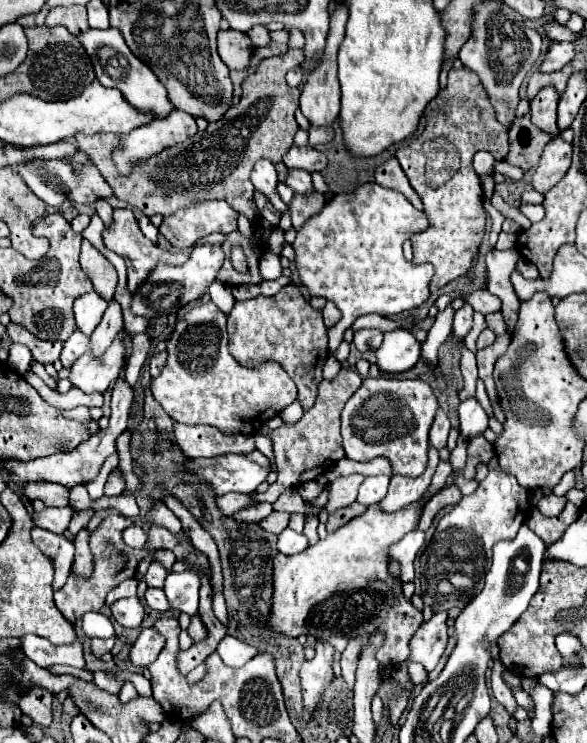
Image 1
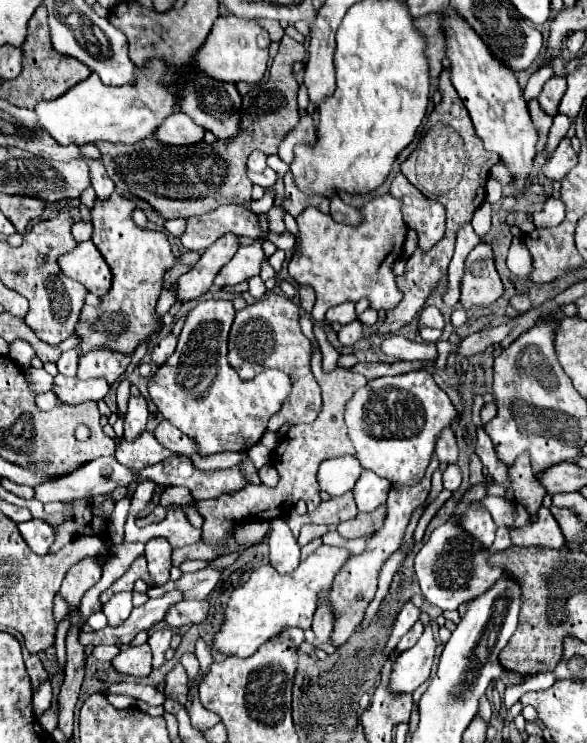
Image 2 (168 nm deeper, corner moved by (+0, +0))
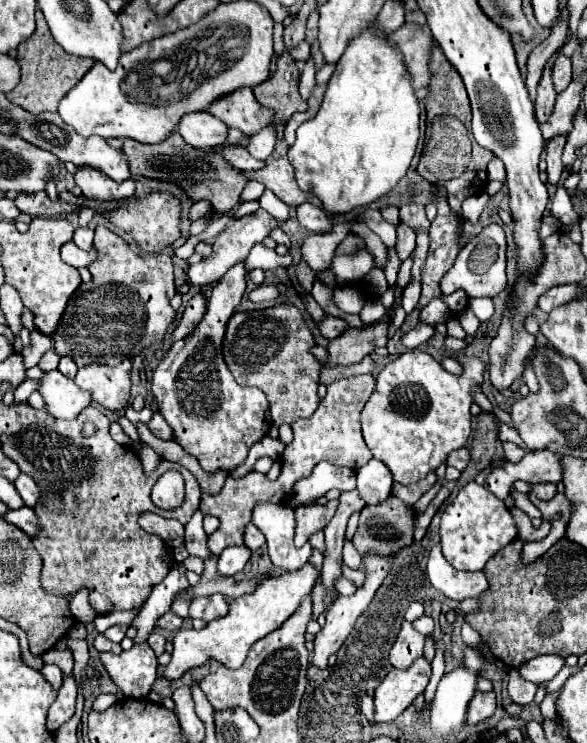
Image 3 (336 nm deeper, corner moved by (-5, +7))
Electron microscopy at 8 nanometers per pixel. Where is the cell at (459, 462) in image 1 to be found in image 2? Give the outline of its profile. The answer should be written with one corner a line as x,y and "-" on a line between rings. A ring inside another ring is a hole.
450,465
446,467
446,471
442,473
444,477
444,489
448,491
456,491
460,487
460,481
462,481
462,475
460,475
460,467
458,465

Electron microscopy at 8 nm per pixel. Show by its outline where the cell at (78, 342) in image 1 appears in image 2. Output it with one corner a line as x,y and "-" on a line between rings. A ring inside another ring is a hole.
76,349
64,351
56,365
58,365
58,373
62,373
66,377
74,377
76,375
76,367
78,367
78,353
76,353

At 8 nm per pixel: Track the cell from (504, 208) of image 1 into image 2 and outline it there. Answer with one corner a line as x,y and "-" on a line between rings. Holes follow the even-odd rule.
490,178
486,183
486,201
494,204
502,199
502,186
501,184

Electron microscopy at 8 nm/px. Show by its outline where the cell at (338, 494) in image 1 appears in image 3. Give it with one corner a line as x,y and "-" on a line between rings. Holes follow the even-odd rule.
331,500
327,504
313,504
313,506
301,506
295,510
297,530
295,530
295,542
303,546
311,534
317,530
323,530
325,524
333,518
333,512
337,510
339,500

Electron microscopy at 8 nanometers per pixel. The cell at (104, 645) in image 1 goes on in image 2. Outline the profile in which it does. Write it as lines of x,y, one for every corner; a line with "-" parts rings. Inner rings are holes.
98,645
94,647
92,655
98,659
98,661
112,661
116,655
118,655
118,647
116,645

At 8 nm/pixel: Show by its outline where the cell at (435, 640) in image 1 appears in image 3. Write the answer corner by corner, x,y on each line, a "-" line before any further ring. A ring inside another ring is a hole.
419,656
409,668
391,668
385,680
375,688
375,722
395,720
415,696
419,696
431,676
431,664

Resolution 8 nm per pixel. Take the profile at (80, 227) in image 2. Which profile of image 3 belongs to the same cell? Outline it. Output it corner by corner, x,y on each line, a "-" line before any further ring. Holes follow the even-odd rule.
77,228
75,234
73,234
73,242
79,246
79,248
91,248
93,246
93,230
91,228

